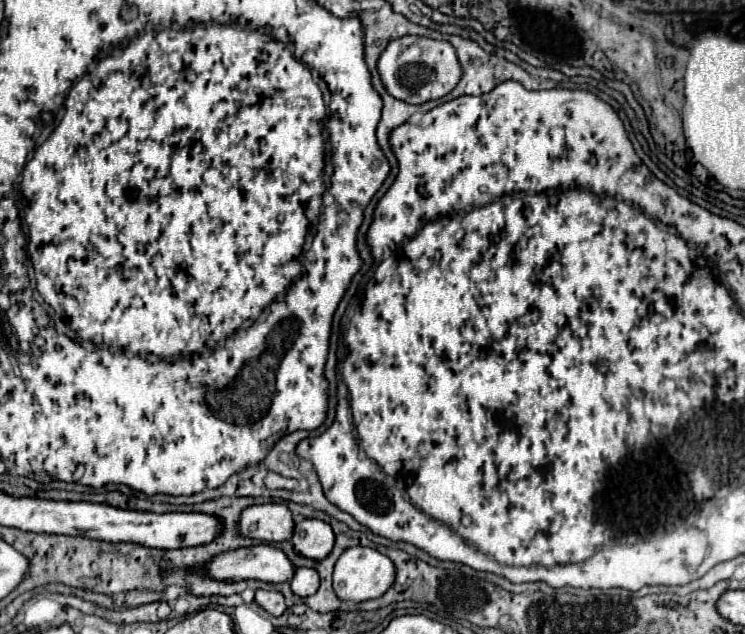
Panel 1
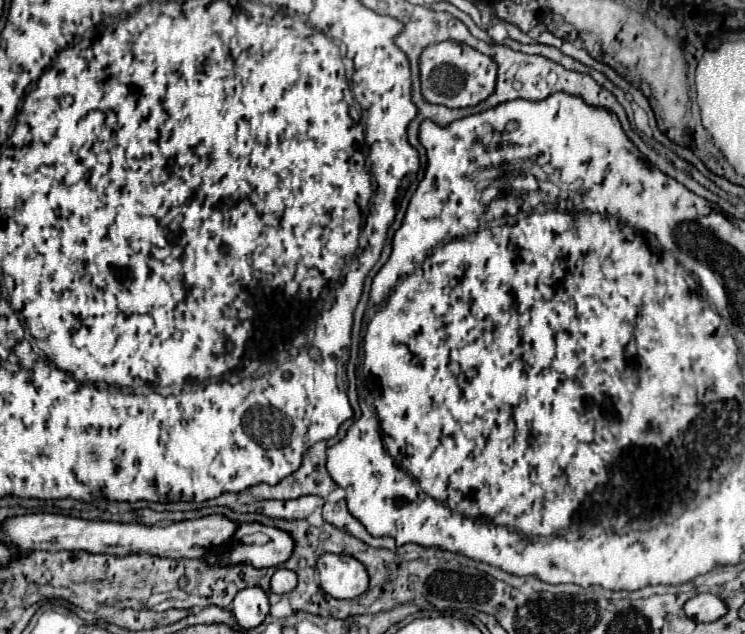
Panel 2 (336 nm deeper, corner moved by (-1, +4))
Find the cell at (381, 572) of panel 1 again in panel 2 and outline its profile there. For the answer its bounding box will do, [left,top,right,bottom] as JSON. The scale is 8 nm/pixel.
[318,554,368,598]

